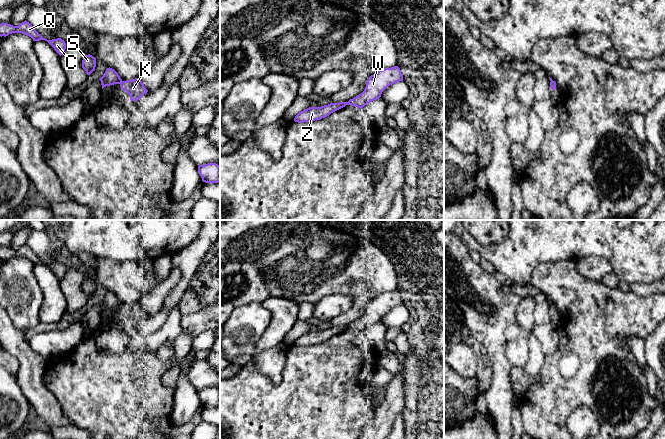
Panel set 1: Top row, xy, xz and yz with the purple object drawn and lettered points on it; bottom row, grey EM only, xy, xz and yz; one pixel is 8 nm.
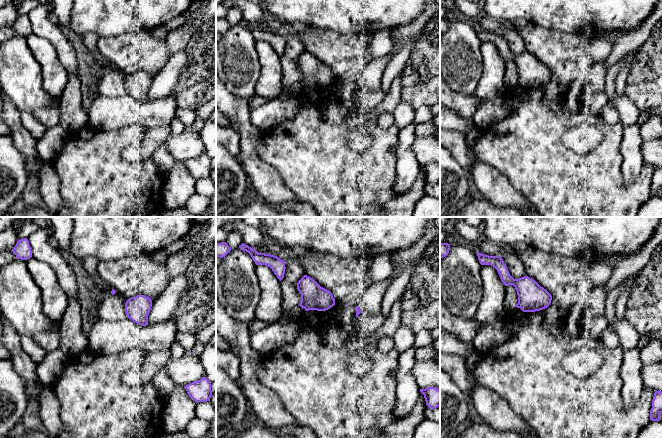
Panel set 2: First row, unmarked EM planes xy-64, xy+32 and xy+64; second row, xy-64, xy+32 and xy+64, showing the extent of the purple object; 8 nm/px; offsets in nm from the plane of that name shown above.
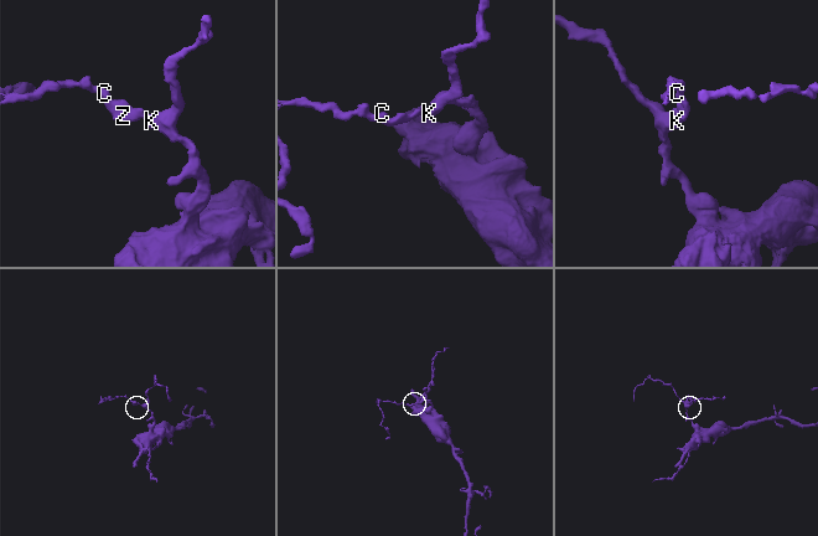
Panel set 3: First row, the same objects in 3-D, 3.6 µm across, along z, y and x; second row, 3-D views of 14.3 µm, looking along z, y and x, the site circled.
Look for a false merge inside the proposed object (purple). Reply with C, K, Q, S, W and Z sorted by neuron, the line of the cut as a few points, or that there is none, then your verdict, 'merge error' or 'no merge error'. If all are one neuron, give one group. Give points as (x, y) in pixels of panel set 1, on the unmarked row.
C Q S Z / K W | xy (122, 305), (119, 307) | merge error

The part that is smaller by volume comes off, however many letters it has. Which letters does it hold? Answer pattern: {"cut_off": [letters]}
{"cut_off": ["C", "Q", "S", "Z"]}

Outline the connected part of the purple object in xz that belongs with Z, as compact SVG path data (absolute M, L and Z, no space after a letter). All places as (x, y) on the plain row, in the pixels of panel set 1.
M347 326L330 327L321 331L309 331L299 336L294 345L298 347L313 346L329 340L331 337L345 331Z

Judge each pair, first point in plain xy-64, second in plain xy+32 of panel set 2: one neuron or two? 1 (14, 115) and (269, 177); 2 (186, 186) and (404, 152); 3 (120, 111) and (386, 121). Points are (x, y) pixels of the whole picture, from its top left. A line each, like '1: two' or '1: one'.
1: one
2: one
3: two

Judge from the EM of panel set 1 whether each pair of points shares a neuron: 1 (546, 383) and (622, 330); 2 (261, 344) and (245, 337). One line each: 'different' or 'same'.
1: same
2: different

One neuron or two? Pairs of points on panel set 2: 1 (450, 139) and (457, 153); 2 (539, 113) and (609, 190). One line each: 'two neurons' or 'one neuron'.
1: one neuron
2: one neuron

